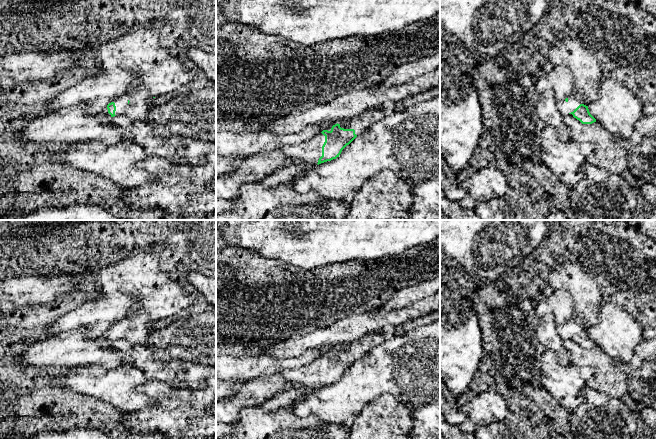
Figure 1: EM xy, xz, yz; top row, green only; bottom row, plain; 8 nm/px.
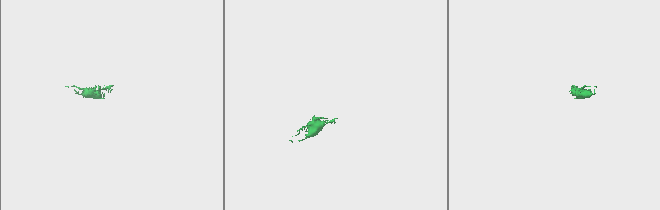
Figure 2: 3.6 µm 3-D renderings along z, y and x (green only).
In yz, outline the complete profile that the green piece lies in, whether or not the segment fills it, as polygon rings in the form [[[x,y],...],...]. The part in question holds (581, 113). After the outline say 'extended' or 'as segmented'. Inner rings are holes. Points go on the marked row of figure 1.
[[[572,95],[558,102],[558,107],[563,116],[573,116],[582,124],[596,122],[596,119],[590,114],[588,106],[581,104]]]; extended

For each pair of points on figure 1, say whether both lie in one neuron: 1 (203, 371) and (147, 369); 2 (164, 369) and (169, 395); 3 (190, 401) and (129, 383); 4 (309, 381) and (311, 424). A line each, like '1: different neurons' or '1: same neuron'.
1: same neuron
2: different neurons
3: different neurons
4: different neurons

